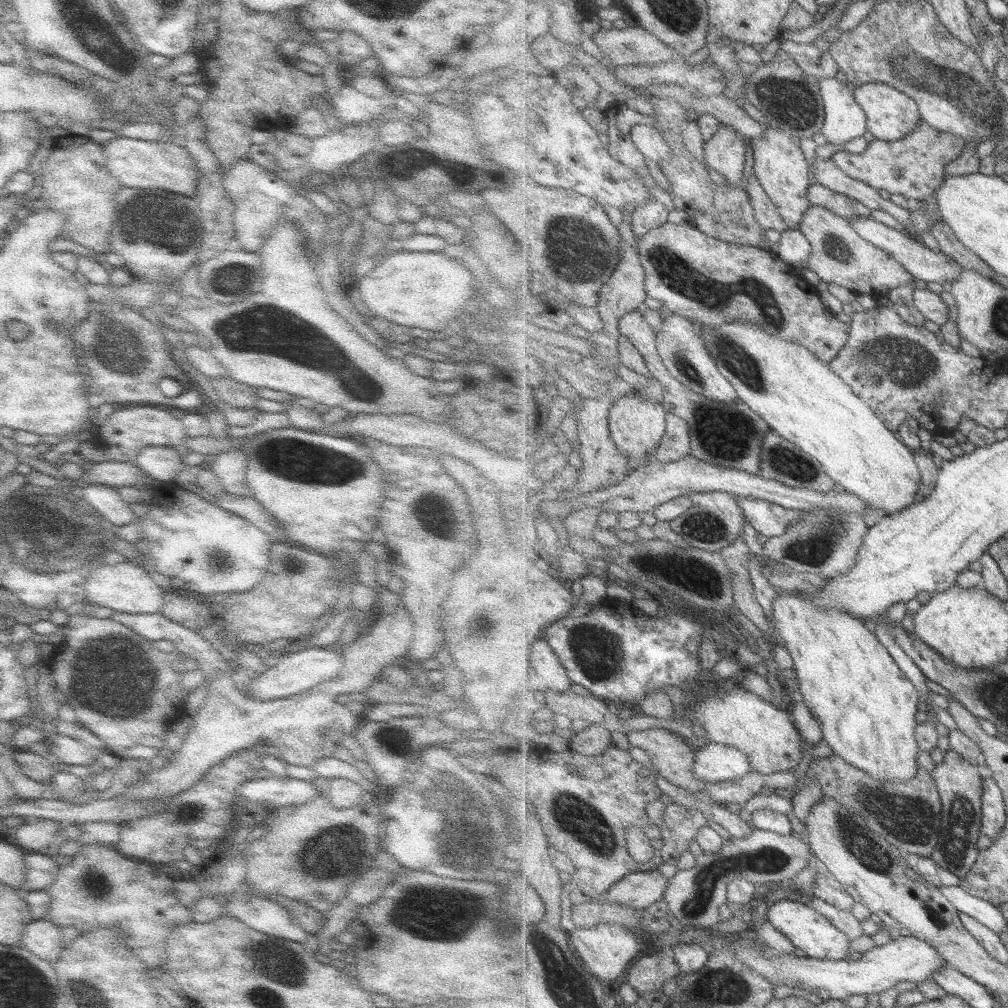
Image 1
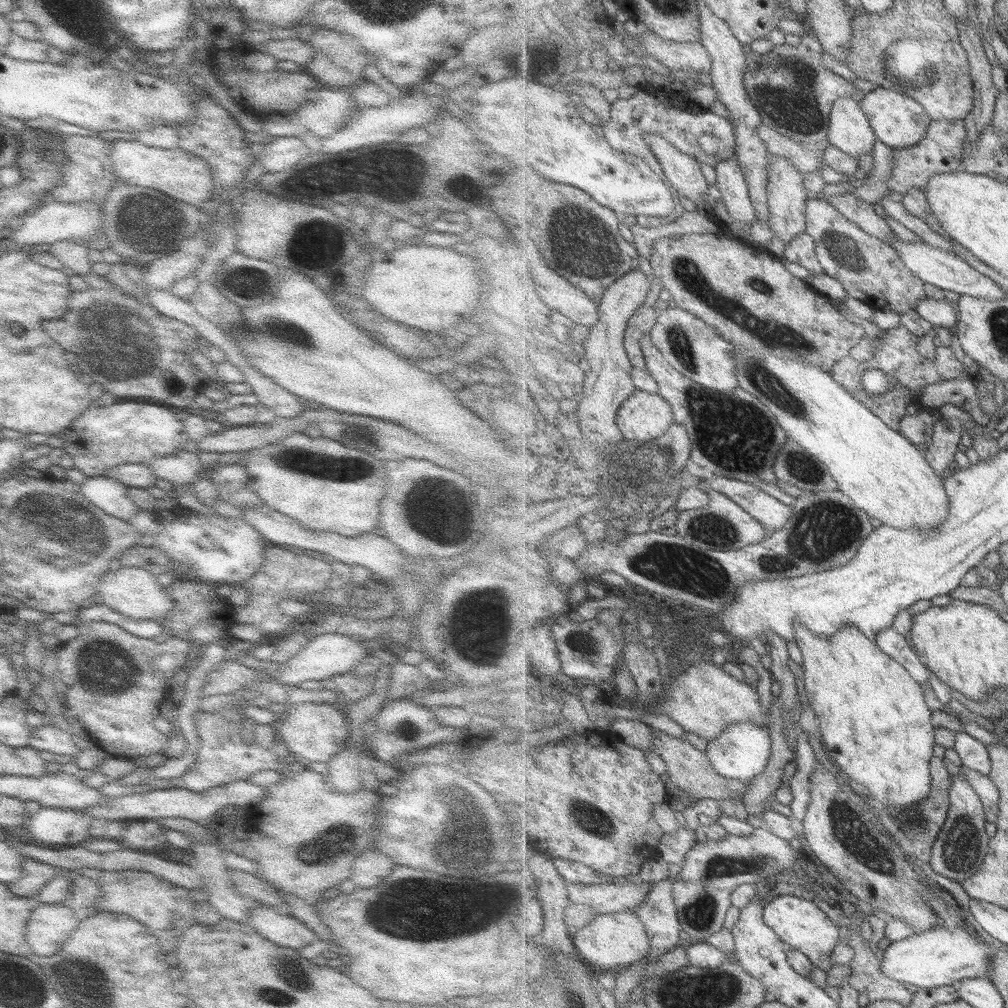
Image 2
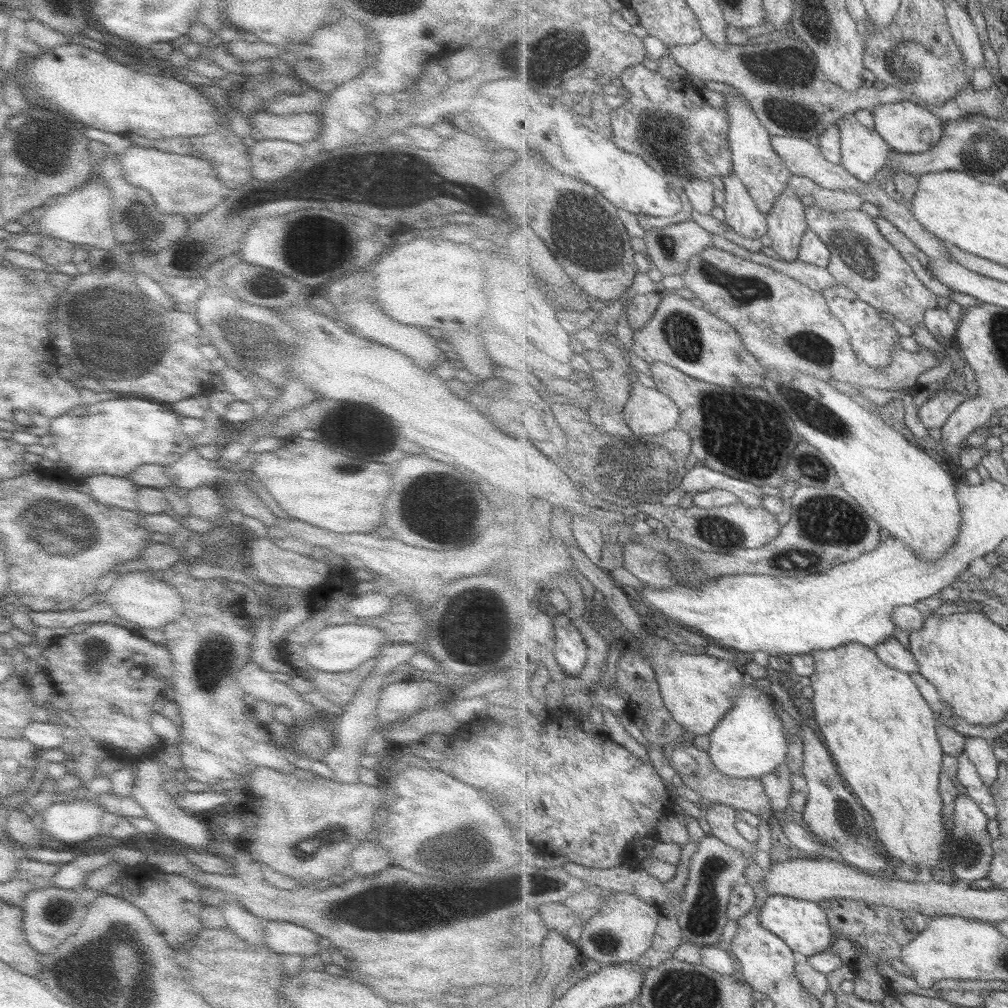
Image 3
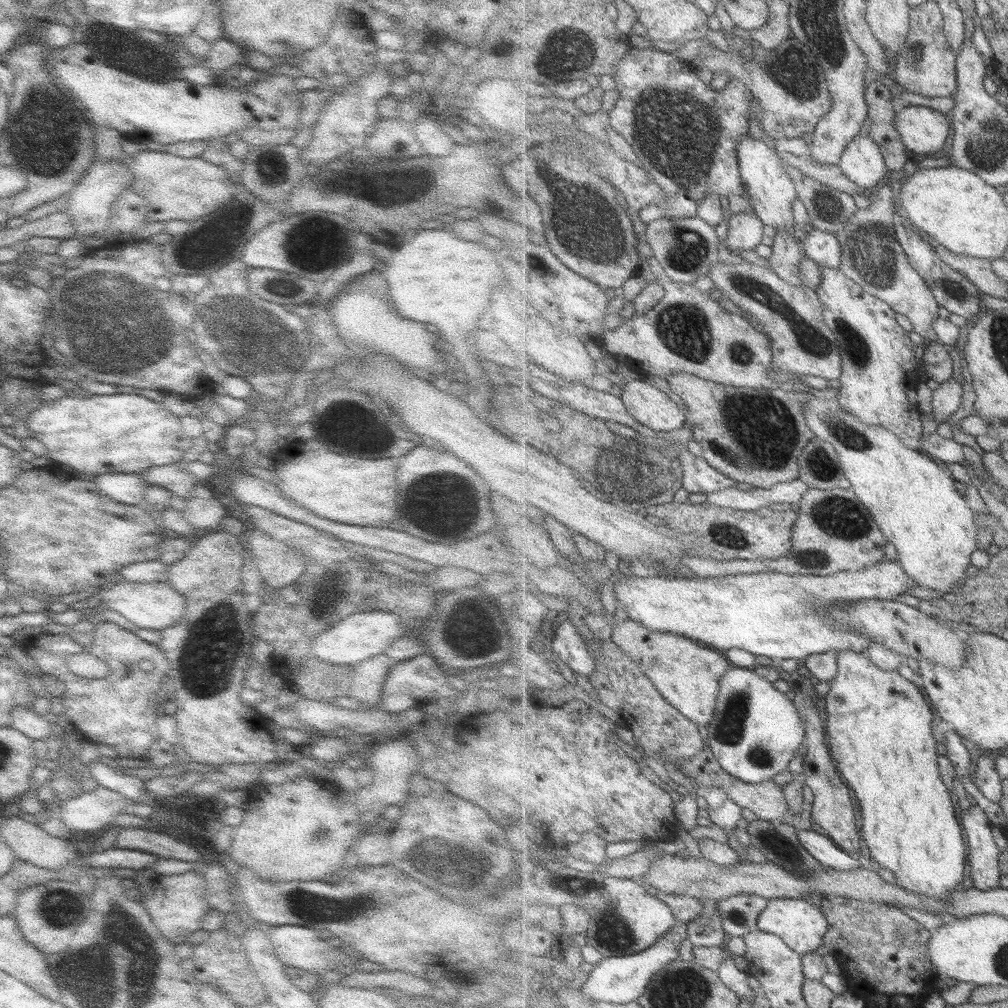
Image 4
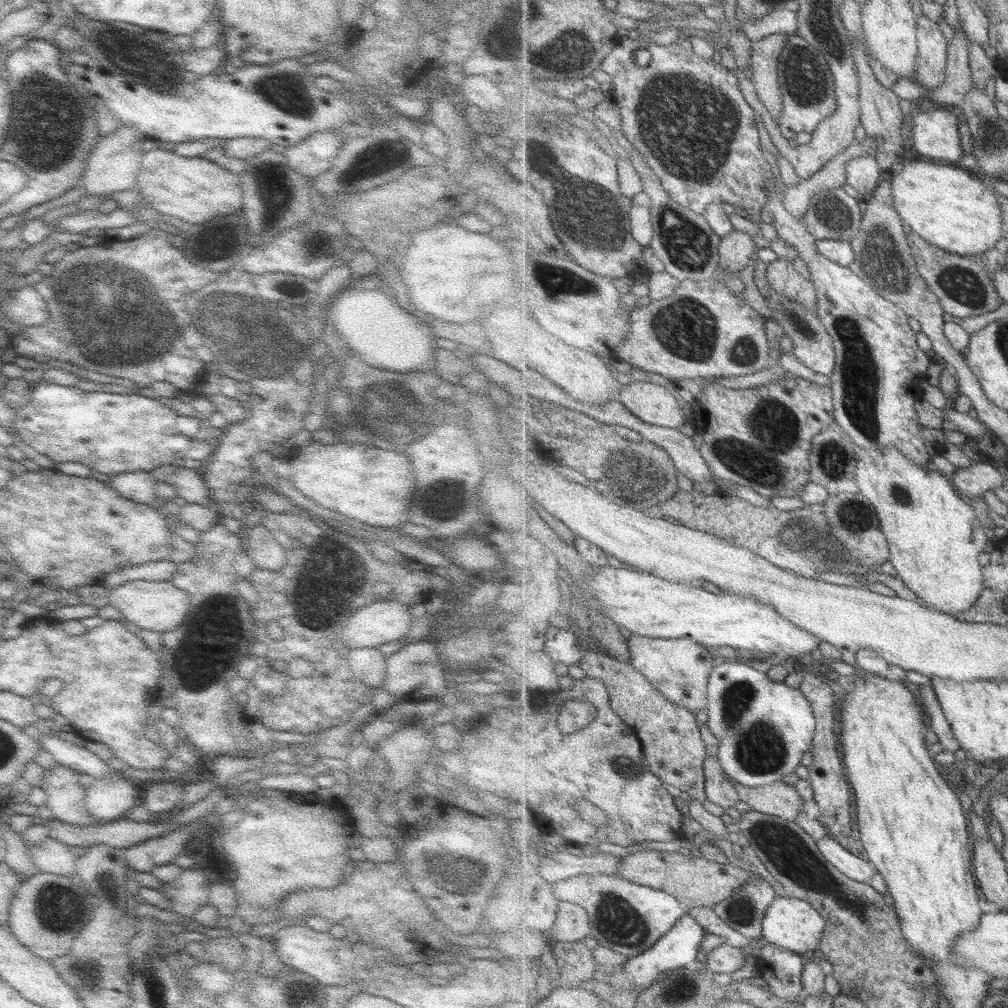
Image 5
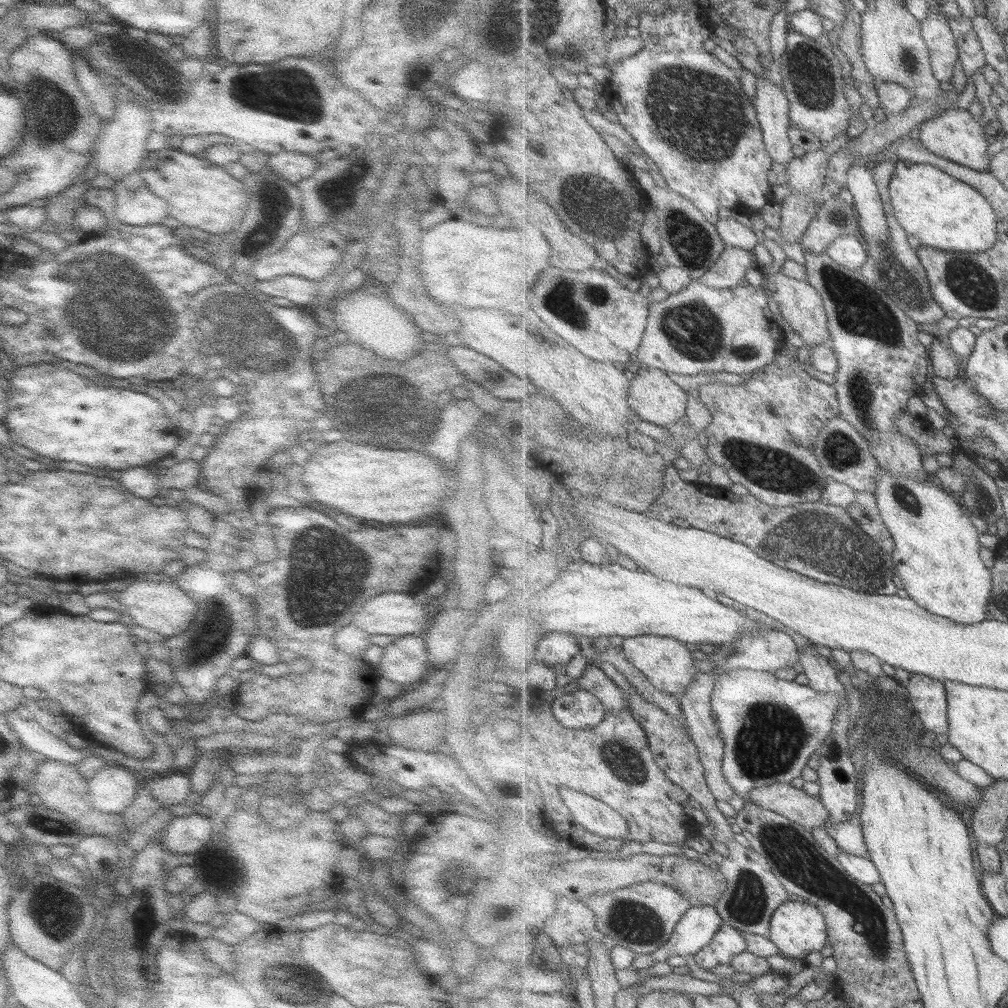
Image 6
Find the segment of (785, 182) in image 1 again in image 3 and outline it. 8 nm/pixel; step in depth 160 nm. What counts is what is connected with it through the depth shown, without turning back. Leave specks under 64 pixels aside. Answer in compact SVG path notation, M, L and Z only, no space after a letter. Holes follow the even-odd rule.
M792 182L767 214L767 236L772 242L771 248L785 262L795 262L800 258L799 248L809 230L805 220L806 206L800 197Z

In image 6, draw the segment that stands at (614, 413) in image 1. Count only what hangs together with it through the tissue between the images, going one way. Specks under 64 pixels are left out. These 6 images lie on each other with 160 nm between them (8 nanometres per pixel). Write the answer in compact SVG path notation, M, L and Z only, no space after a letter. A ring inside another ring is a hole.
M641 368L629 390L629 404L641 420L666 427L685 419L688 392L658 368Z

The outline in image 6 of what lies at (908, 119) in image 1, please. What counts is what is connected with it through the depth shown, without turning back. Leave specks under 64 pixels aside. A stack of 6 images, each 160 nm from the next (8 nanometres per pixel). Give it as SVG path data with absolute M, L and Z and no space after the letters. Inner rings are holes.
M951 108L936 118L923 122L920 126L918 141L933 154L962 166L979 172L989 172L991 169L989 144L992 138L985 135L984 126L968 109Z

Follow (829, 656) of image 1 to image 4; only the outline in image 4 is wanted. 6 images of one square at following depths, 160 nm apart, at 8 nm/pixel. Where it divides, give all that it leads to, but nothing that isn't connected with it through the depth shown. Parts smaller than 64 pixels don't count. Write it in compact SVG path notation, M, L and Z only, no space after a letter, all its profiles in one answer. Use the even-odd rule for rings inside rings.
M841 651L838 673L825 695L828 745L837 768L852 788L859 810L859 825L873 861L896 876L896 884L908 892L933 900L950 902L956 890L963 890L967 868L967 846L961 820L940 771L933 720L938 720L923 692L898 671L886 671L864 653Z

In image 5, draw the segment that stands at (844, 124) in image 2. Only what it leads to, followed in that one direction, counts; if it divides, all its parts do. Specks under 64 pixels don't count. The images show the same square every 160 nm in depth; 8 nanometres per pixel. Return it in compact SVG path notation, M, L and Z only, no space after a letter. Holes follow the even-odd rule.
M865 155L847 163L847 183L867 200L879 186L884 170L877 156Z

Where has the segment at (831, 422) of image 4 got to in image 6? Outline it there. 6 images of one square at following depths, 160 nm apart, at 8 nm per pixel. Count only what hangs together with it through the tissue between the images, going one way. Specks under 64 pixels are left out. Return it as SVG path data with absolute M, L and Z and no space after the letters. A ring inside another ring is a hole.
M883 468L878 472L877 488L873 494L877 497L881 516L896 544L892 552L894 572L902 580L908 598L933 615L945 617L959 625L973 625L988 620L993 576L979 556L979 548L983 547L977 540L979 532L965 514L963 506L942 486L933 486L931 482L923 484L921 480L911 480L906 476L891 476Z

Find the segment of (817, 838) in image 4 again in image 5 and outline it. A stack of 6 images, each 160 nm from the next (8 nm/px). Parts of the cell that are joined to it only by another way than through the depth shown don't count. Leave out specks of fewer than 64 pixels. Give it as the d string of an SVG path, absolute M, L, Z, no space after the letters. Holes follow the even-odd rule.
M832 836L817 840L817 842L820 846L819 850L821 850L825 858L840 869L842 873L852 877L853 880L869 885L871 878L875 876L876 868L873 868L867 860L852 854Z

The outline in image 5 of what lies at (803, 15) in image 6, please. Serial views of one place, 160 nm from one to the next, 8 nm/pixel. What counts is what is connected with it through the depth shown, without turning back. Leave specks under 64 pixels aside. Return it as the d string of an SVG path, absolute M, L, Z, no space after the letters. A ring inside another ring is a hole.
M777 8L757 22L750 22L743 31L746 38L754 42L777 34L793 36L798 32L798 28L800 20L797 11Z

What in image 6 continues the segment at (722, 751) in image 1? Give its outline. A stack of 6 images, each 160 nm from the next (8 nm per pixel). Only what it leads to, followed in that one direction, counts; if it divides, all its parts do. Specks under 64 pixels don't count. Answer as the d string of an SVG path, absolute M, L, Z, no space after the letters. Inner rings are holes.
M697 660L700 672L712 672L716 676L716 688L712 694L712 707L715 720L724 737L723 772L726 781L737 795L748 799L750 792L757 787L777 783L790 783L801 777L809 758L817 754L820 746L832 735L837 709L847 705L848 695L820 693L809 685L797 684L779 678L775 673L757 670L732 670L716 672L709 660Z

